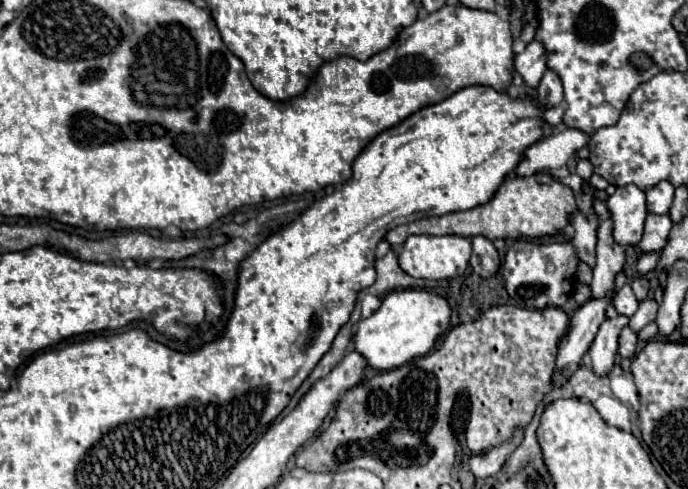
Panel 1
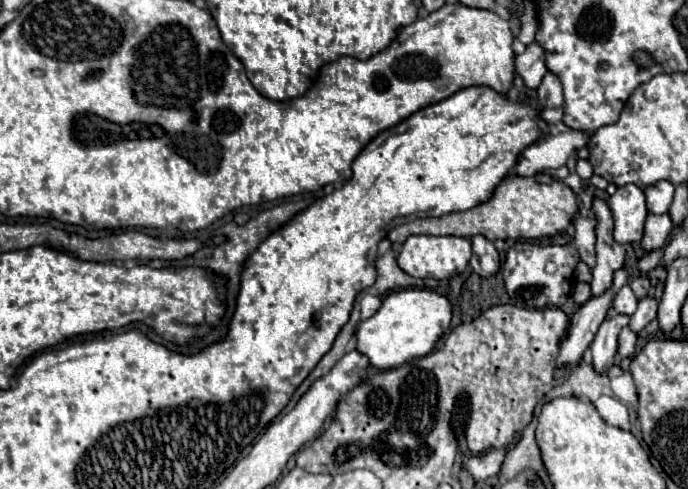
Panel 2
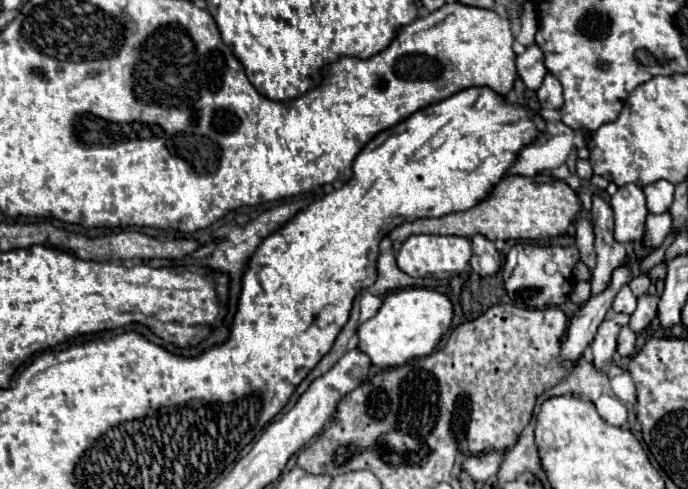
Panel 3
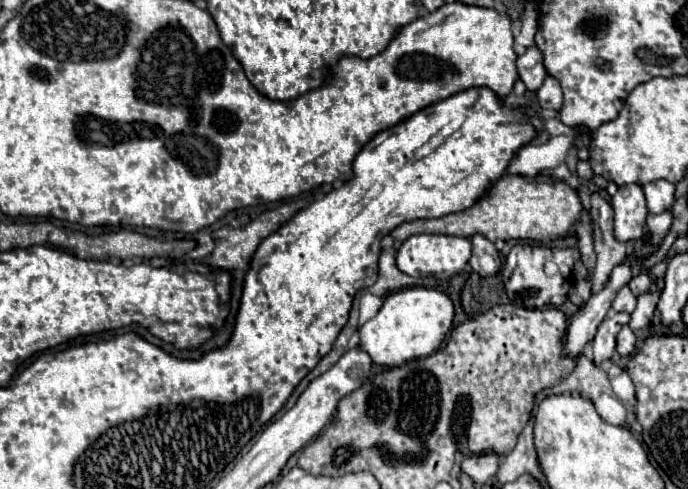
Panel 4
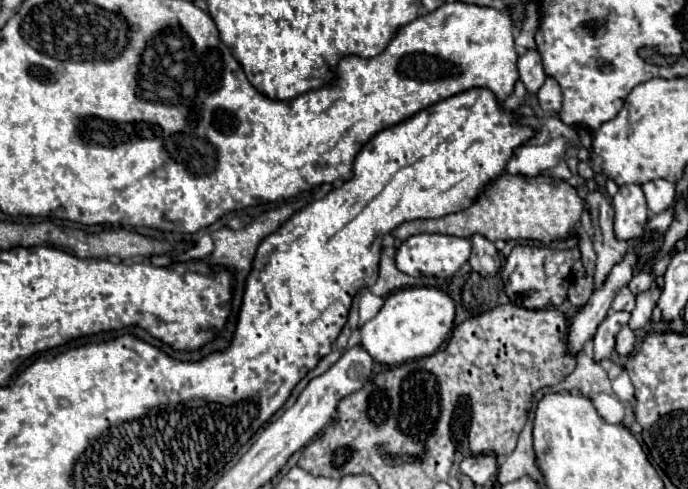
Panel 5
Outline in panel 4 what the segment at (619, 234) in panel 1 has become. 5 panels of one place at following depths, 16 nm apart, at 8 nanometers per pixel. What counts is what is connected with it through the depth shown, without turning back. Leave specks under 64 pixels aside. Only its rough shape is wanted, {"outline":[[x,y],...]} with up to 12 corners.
{"outline":[[638,184],[612,196],[618,240],[644,236],[646,198]]}

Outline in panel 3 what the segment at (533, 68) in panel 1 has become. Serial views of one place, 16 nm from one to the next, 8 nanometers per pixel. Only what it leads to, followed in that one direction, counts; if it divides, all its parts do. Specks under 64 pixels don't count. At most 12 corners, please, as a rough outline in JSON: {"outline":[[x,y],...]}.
{"outline":[[534,44],[516,58],[518,76],[538,90],[546,76],[544,54]]}

